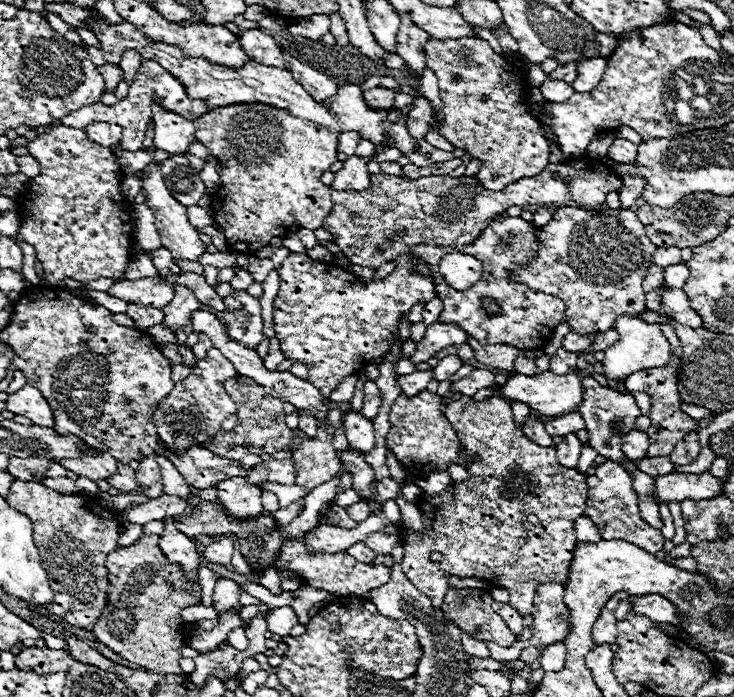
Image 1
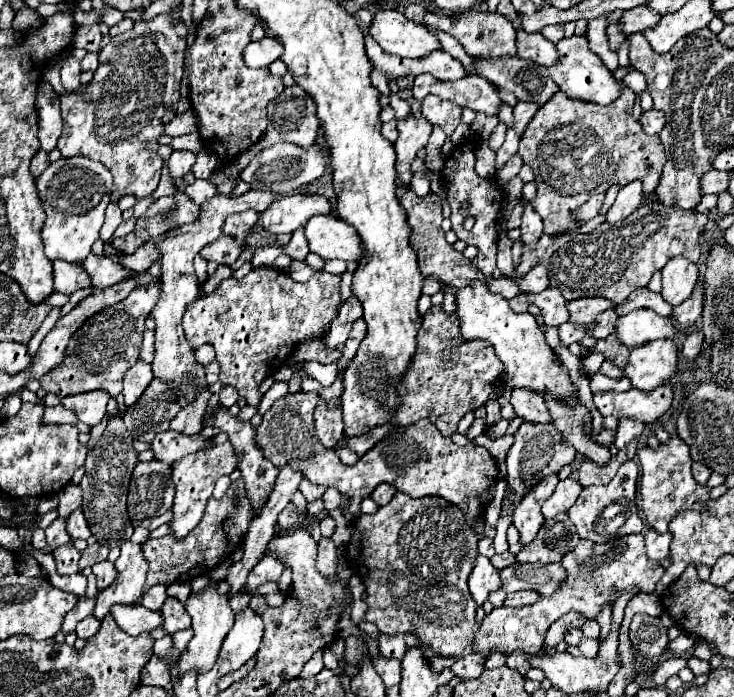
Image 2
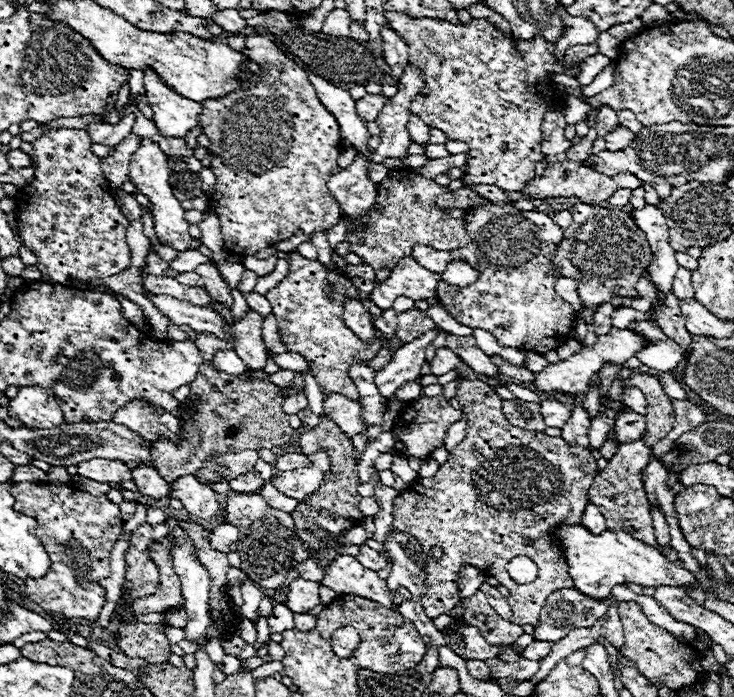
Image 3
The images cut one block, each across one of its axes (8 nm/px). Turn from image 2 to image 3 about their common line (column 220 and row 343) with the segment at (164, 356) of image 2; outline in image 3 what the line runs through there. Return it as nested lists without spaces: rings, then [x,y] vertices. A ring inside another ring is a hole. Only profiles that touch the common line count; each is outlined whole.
[[[198,334],[198,338],[196,338],[196,348],[200,350],[200,356],[204,360],[212,360],[216,350],[232,348],[232,346],[234,346],[232,340],[230,342],[222,342],[222,340],[218,340],[216,336],[210,336],[210,334]]]

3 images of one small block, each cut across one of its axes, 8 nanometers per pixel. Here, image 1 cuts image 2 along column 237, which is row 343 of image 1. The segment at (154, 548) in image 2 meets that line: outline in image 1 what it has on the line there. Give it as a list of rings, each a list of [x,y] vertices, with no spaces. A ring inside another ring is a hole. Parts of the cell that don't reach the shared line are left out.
[[[498,216],[498,218],[490,220],[490,224],[482,232],[482,236],[478,236],[478,240],[474,240],[470,246],[464,246],[458,250],[452,246],[434,247],[426,246],[426,244],[414,246],[412,254],[416,254],[426,264],[430,264],[432,278],[436,284],[436,296],[444,304],[438,320],[446,322],[446,324],[458,324],[464,332],[472,334],[482,346],[506,344],[506,346],[514,346],[518,350],[544,350],[546,344],[552,340],[556,326],[564,320],[566,304],[552,294],[530,290],[526,284],[512,282],[512,278],[510,278],[510,272],[516,272],[522,264],[530,264],[530,260],[534,258],[534,236],[536,234],[538,234],[538,228],[520,216],[516,216],[516,218]],[[450,252],[470,254],[482,262],[480,280],[464,292],[450,288],[440,274],[438,264],[440,264],[442,256],[450,254]],[[482,298],[490,298],[490,300],[498,302],[502,314],[488,316],[482,308]]]

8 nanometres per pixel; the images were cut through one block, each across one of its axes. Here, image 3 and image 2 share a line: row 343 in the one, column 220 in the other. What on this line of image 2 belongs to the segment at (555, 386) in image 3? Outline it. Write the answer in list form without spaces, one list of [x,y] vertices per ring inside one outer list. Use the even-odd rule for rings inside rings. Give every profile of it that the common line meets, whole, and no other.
[[[210,586],[208,590],[204,590],[204,594],[200,594],[200,596],[190,594],[190,598],[188,598],[188,602],[186,602],[186,612],[188,612],[190,618],[192,618],[194,636],[192,636],[192,640],[190,640],[190,644],[188,644],[188,648],[186,648],[186,652],[180,656],[178,678],[180,678],[180,674],[184,676],[184,674],[190,672],[190,670],[196,670],[198,674],[208,672],[208,670],[214,666],[216,658],[218,658],[222,640],[226,638],[228,630],[230,630],[232,624],[234,624],[234,614],[232,614],[232,610],[230,610],[230,606],[228,606],[228,596],[226,596],[226,594],[220,596],[220,594],[216,592],[216,588],[212,588],[212,586]]]

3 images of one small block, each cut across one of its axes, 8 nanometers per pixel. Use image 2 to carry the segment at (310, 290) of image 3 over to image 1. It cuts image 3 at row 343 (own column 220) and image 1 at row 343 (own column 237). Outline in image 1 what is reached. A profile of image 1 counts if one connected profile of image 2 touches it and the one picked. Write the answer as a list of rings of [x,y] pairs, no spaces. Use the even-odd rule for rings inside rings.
[[[290,252],[282,262],[280,270],[280,290],[274,298],[274,324],[276,338],[280,342],[280,350],[286,358],[302,362],[308,366],[308,382],[316,386],[324,398],[328,408],[350,410],[350,402],[330,402],[330,394],[336,386],[350,374],[360,372],[370,360],[376,360],[388,352],[392,332],[398,328],[400,314],[408,314],[416,302],[428,302],[436,296],[434,282],[430,276],[416,274],[414,262],[410,256],[400,256],[396,260],[396,268],[384,280],[376,282],[360,282],[354,274],[330,264],[330,262],[314,262],[308,256]]]

